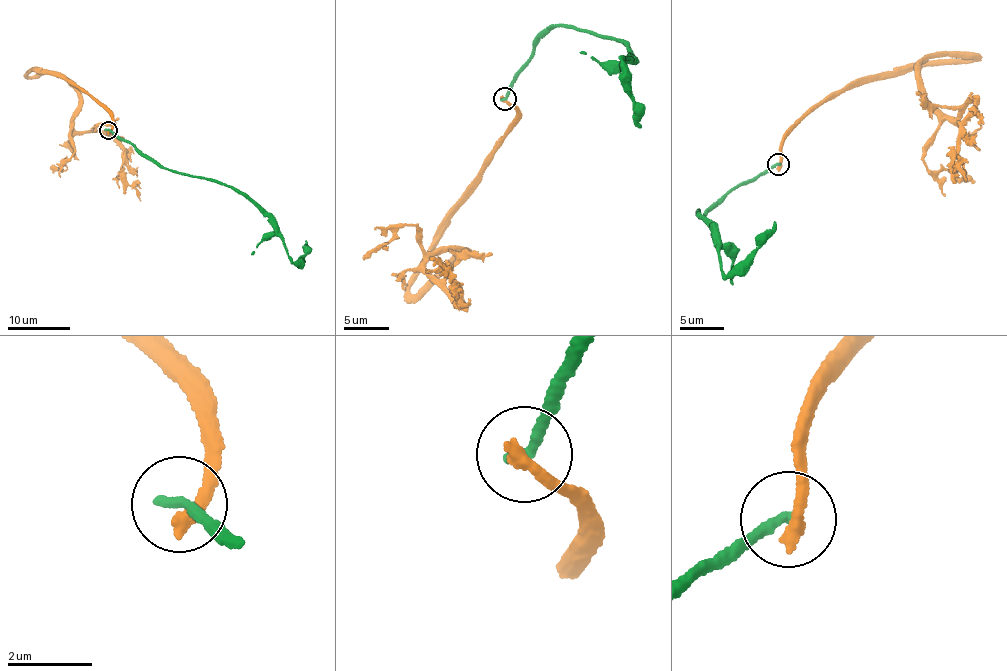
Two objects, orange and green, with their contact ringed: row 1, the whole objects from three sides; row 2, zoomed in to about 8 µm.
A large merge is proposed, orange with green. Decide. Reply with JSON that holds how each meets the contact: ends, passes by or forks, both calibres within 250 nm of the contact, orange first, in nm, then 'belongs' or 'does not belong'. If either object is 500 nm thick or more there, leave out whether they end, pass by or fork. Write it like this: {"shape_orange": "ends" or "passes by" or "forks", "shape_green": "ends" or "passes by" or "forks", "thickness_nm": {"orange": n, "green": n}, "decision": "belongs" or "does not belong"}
{"shape_orange": "ends", "shape_green": "ends", "thickness_nm": {"orange": 360, "green": 300}, "decision": "does not belong"}

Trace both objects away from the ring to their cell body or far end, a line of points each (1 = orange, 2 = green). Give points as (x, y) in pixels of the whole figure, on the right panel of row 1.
1: (778, 166), (812, 110), (972, 58), (949, 51), (917, 70), (944, 114), (974, 101), (954, 165), (965, 180)
2: (778, 164), (743, 181), (702, 214), (695, 210), (710, 227), (726, 274), (734, 273), (775, 221)

